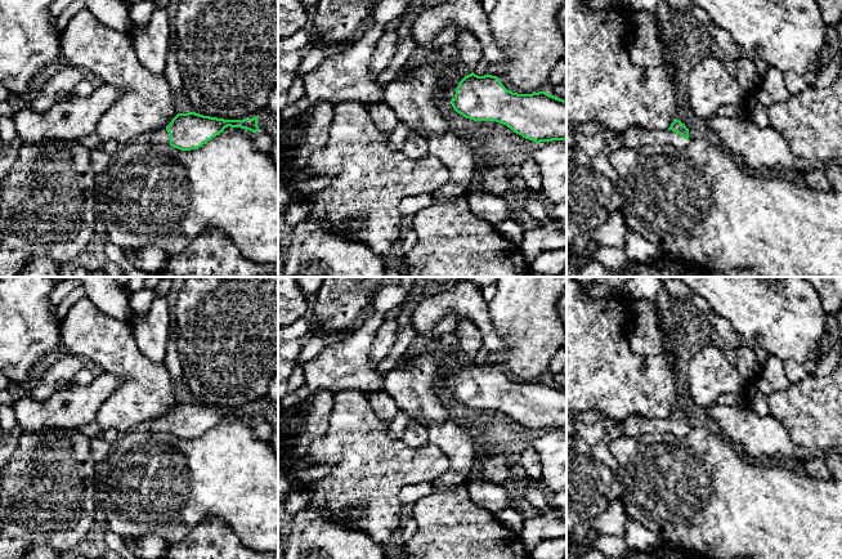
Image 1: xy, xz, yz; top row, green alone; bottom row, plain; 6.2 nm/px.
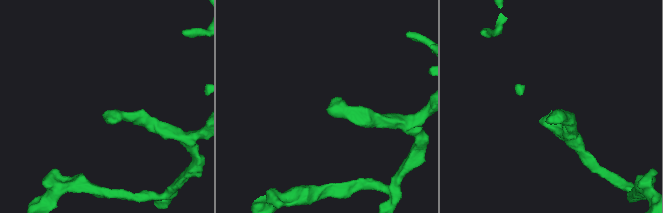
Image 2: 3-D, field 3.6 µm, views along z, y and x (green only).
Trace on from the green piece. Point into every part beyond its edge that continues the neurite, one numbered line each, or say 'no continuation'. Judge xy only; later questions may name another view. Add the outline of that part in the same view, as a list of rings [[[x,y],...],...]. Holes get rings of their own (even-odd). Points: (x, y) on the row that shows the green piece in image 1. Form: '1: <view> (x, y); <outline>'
1: xy (160, 137); [[[166,128],[153,131],[149,143],[170,146],[170,137]]]

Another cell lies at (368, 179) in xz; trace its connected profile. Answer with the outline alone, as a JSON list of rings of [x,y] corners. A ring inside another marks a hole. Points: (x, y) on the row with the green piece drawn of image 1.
[[[357,100],[335,104],[330,139],[324,147],[310,153],[304,169],[308,171],[306,180],[322,176],[328,176],[331,180],[323,189],[296,201],[309,201],[312,204],[309,215],[317,218],[326,231],[362,242],[381,256],[402,238],[404,215],[399,209],[400,201],[409,196],[433,193],[449,179],[448,169],[434,155],[429,153],[422,158],[411,160],[403,151],[391,149],[389,135],[377,129],[364,104]]]

